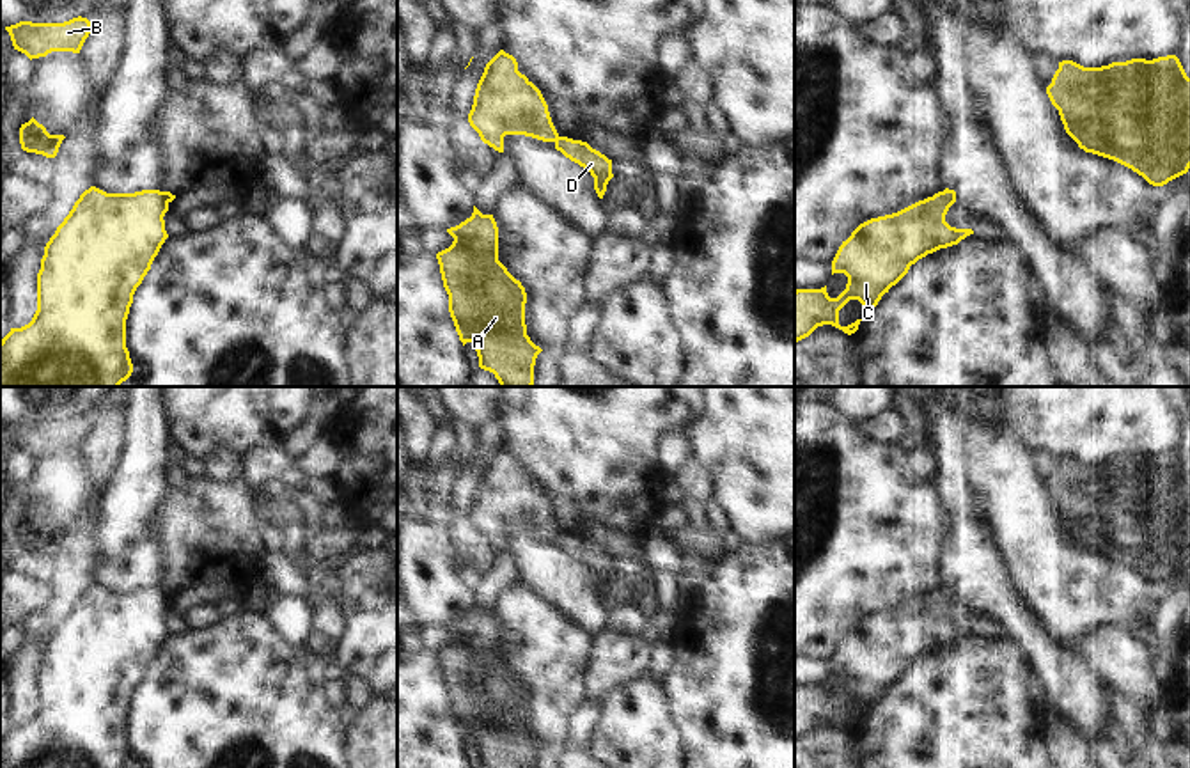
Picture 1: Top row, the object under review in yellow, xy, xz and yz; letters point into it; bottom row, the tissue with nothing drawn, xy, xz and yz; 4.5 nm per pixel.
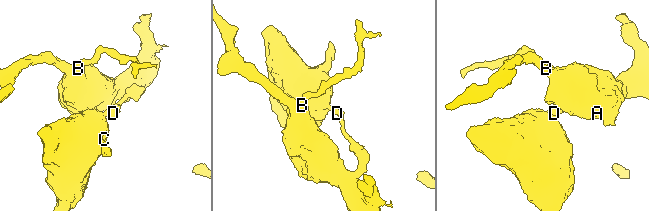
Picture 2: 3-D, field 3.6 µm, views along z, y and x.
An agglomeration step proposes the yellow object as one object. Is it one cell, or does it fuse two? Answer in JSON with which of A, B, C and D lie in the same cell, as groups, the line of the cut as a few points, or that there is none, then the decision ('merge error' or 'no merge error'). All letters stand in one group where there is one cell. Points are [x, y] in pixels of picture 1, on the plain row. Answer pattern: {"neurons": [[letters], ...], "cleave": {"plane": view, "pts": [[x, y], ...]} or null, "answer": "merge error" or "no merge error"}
{"neurons": [["A", "B", "D"], ["C"]], "cleave": {"plane": "xz", "pts": [[559, 534], [554, 538]]}, "answer": "merge error"}

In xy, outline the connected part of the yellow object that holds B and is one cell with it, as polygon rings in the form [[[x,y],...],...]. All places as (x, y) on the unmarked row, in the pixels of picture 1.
[[[73,415],[64,420],[32,420],[20,419],[5,424],[14,447],[25,451],[30,458],[46,454],[51,449],[80,451],[85,436],[90,431],[87,415]]]

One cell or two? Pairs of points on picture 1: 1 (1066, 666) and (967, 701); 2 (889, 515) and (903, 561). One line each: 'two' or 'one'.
1: two
2: one

